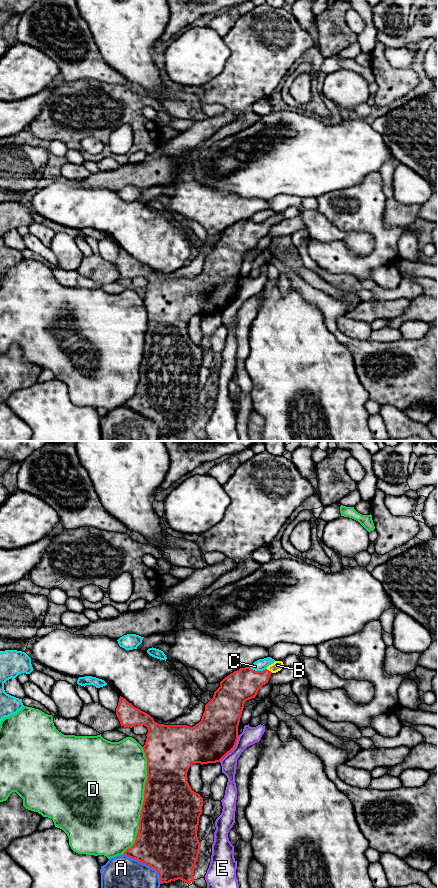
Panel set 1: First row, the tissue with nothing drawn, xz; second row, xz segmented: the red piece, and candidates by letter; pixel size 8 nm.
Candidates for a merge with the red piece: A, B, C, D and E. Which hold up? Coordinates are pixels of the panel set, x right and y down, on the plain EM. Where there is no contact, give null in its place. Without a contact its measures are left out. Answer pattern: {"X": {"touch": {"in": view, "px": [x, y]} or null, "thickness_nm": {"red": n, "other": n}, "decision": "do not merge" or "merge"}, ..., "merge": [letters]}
{"A": {"touch": {"in": "xz", "px": [146, 416]}, "thickness_nm": {"red": 480, "other": 460}, "decision": "do not merge"}, "B": {"touch": {"in": "xz", "px": [268, 222]}, "thickness_nm": {"red": 260, "other": 80}, "decision": "merge"}, "C": {"touch": {"in": "xz", "px": [257, 223]}, "thickness_nm": {"red": 260, "other": 90}, "decision": "do not merge"}, "D": {"touch": {"in": "xz", "px": [144, 352]}, "thickness_nm": {"red": 480, "other": 480}, "decision": "do not merge"}, "E": {"touch": {"in": "xz", "px": [232, 301]}, "thickness_nm": {"red": 360, "other": 140}, "decision": "do not merge"}, "merge": ["B"]}

